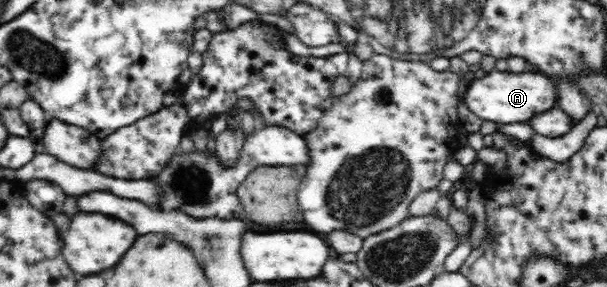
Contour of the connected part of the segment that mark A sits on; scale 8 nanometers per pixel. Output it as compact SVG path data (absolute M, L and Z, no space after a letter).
M530 69L516 75L509 71L500 72L493 70L482 79L474 79L466 85L466 91L459 93L458 103L464 102L470 112L478 115L483 120L498 123L527 122L536 113L543 113L557 105L557 87L546 74Z

